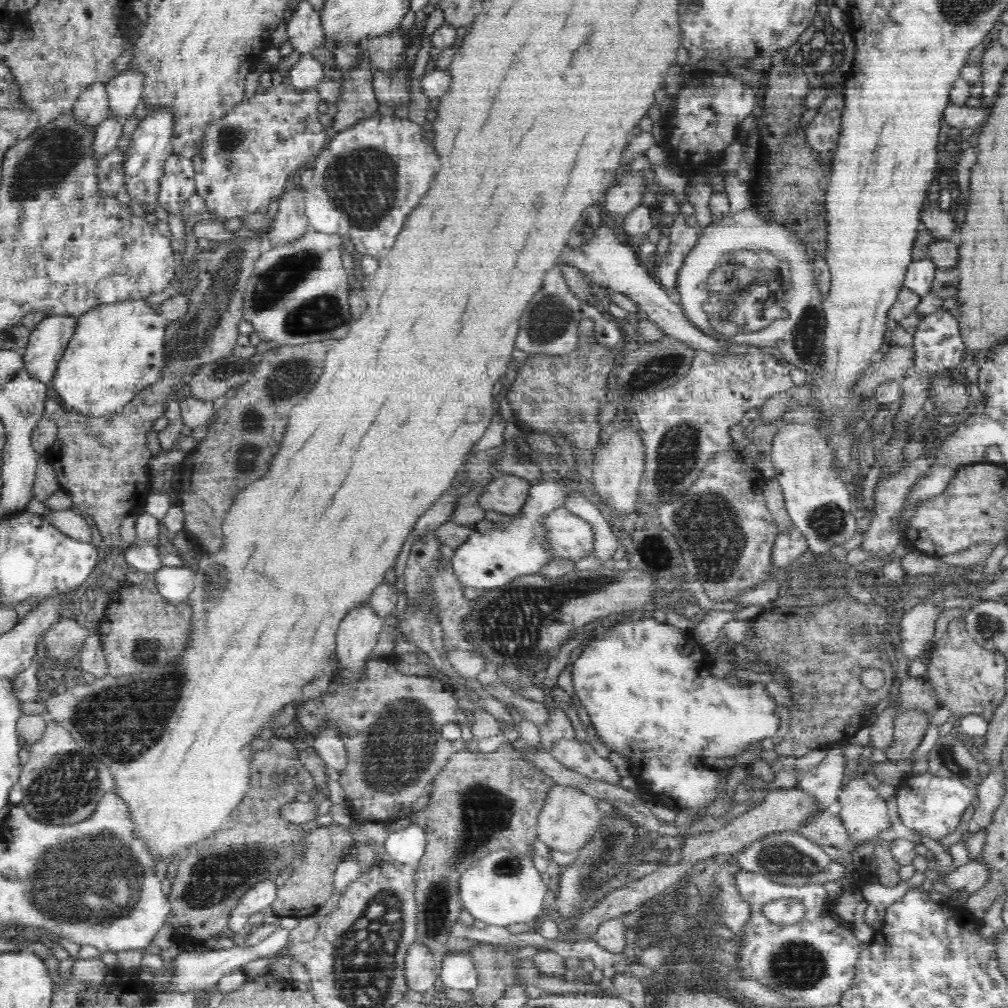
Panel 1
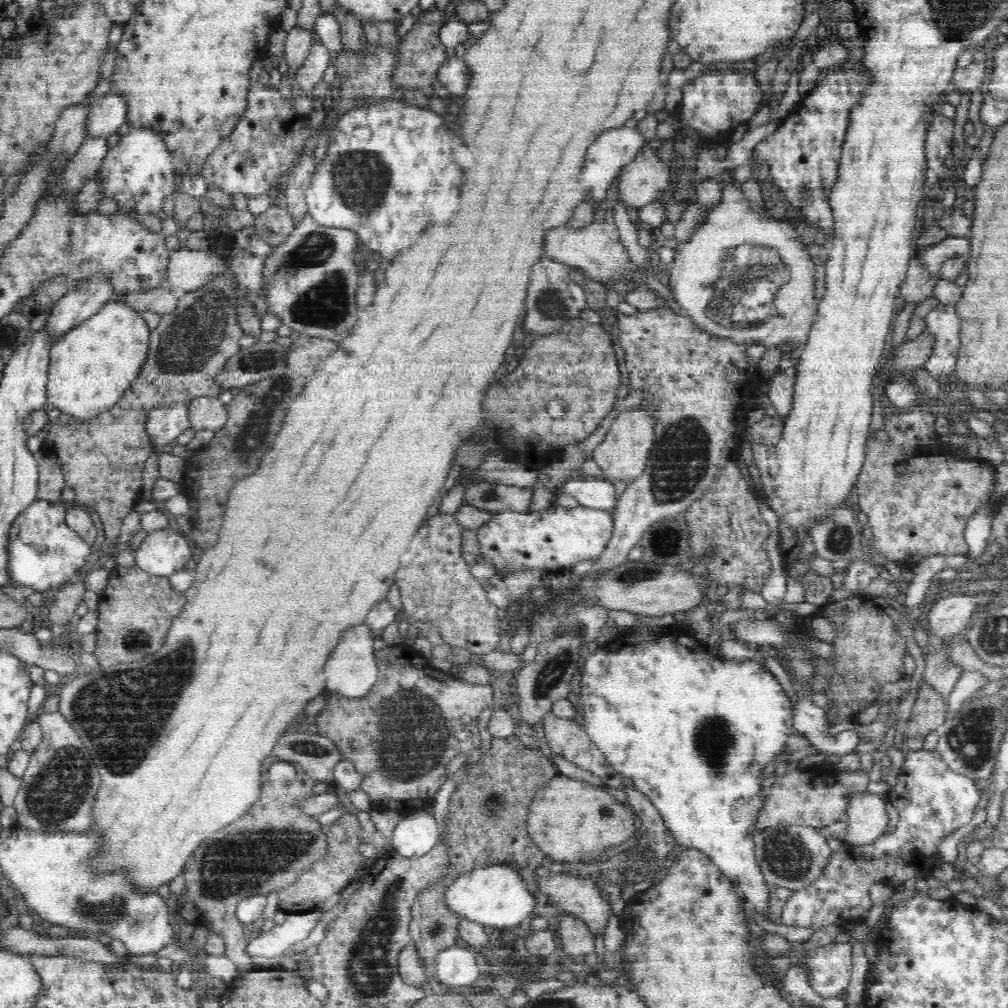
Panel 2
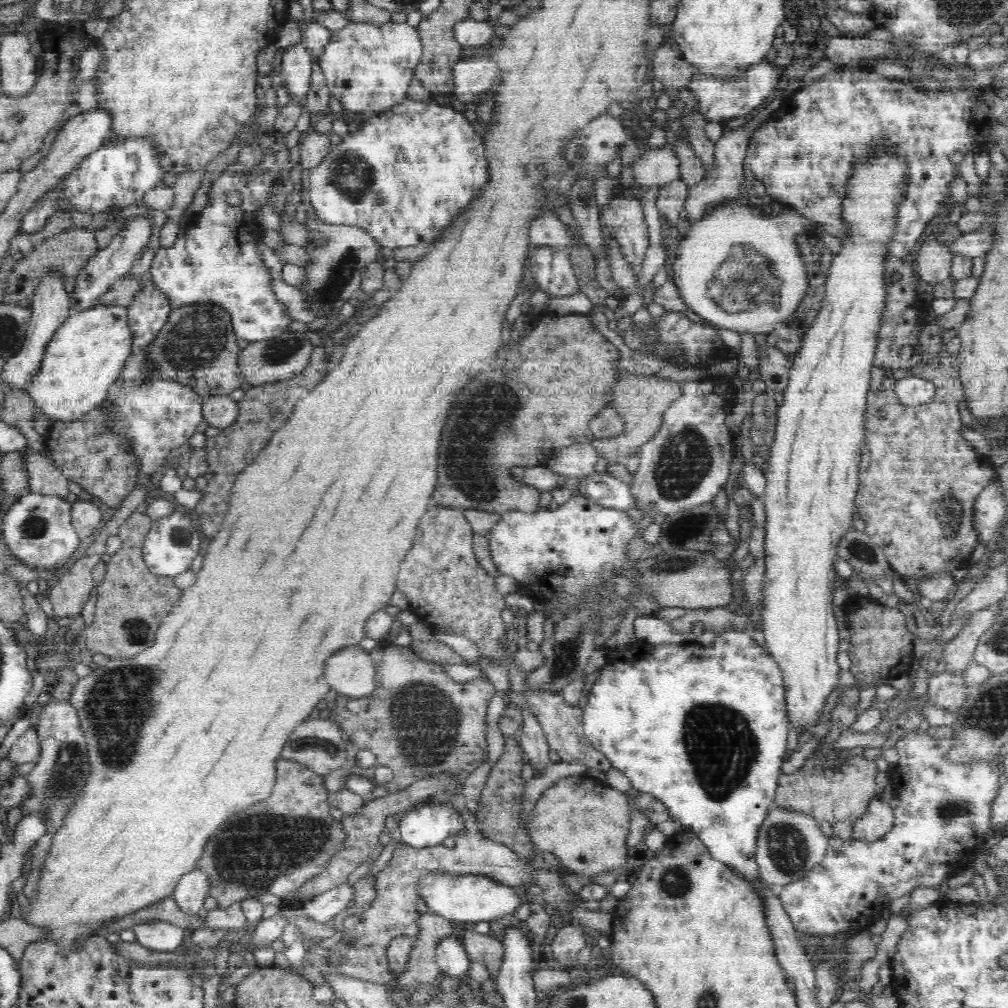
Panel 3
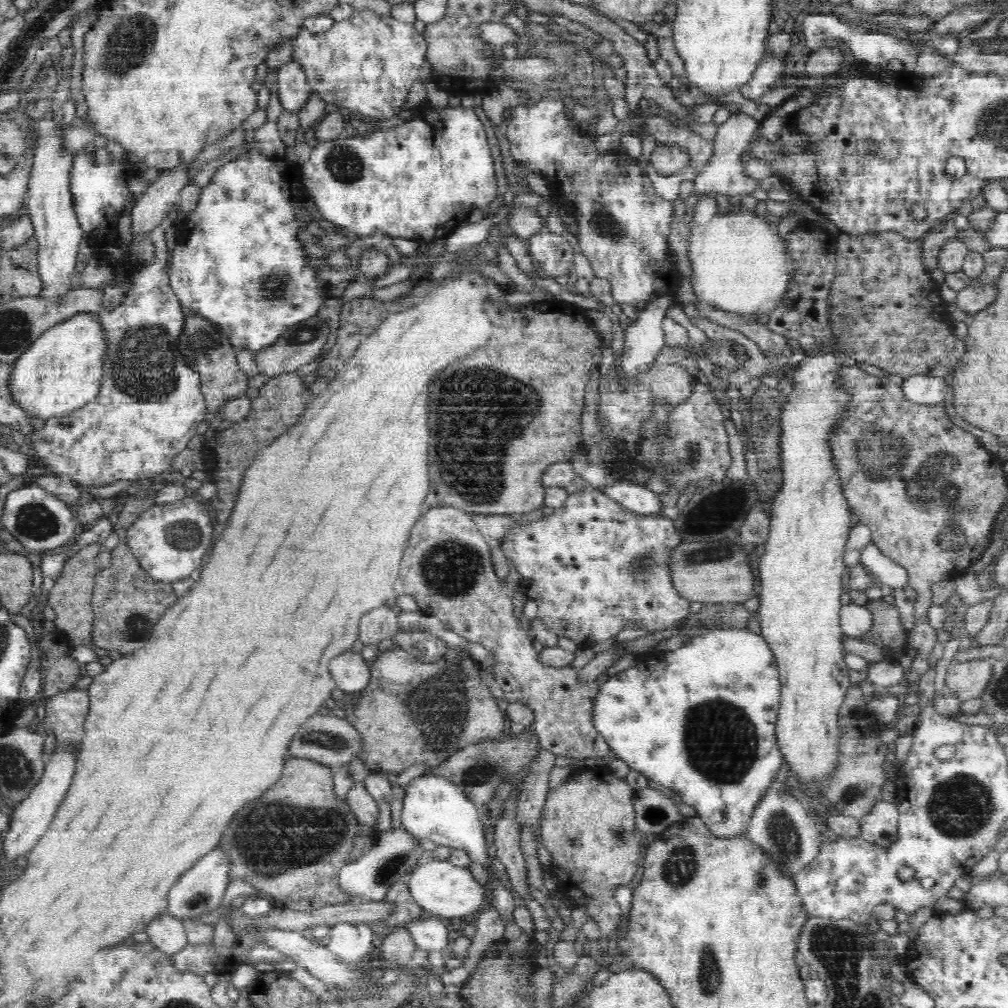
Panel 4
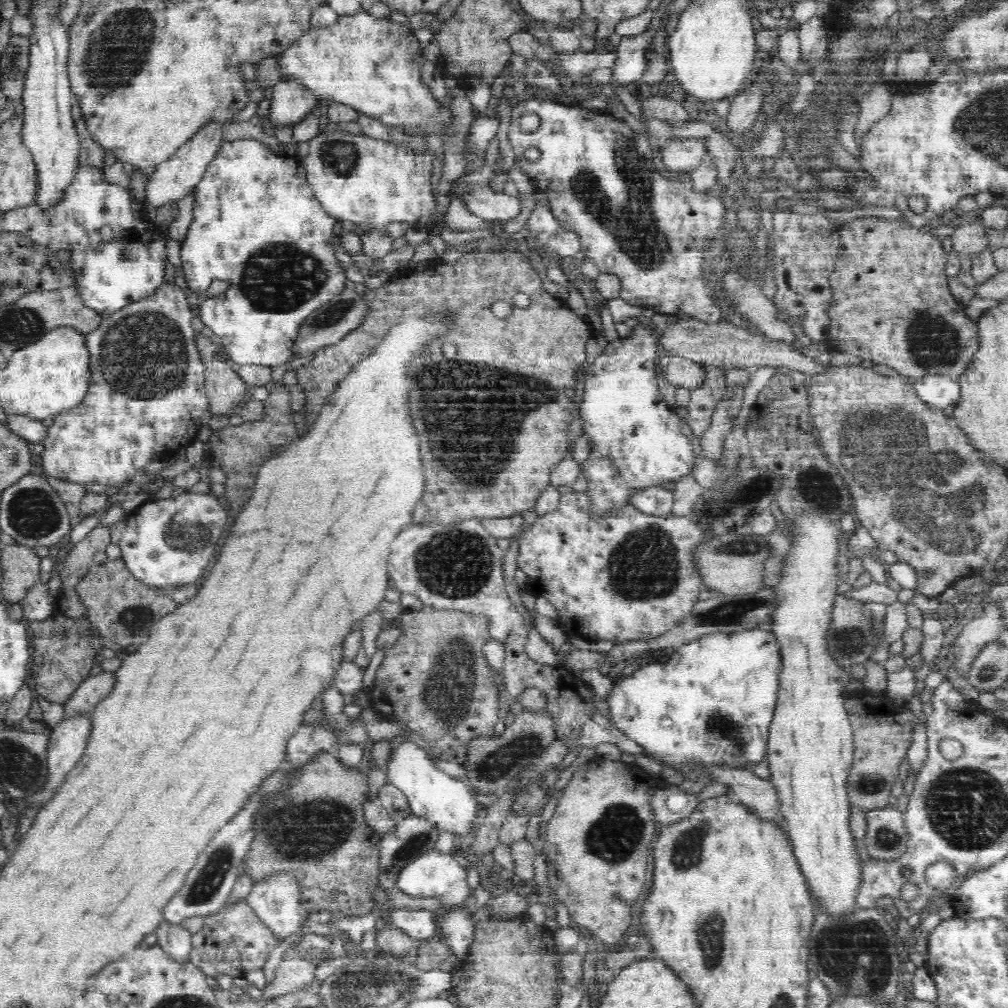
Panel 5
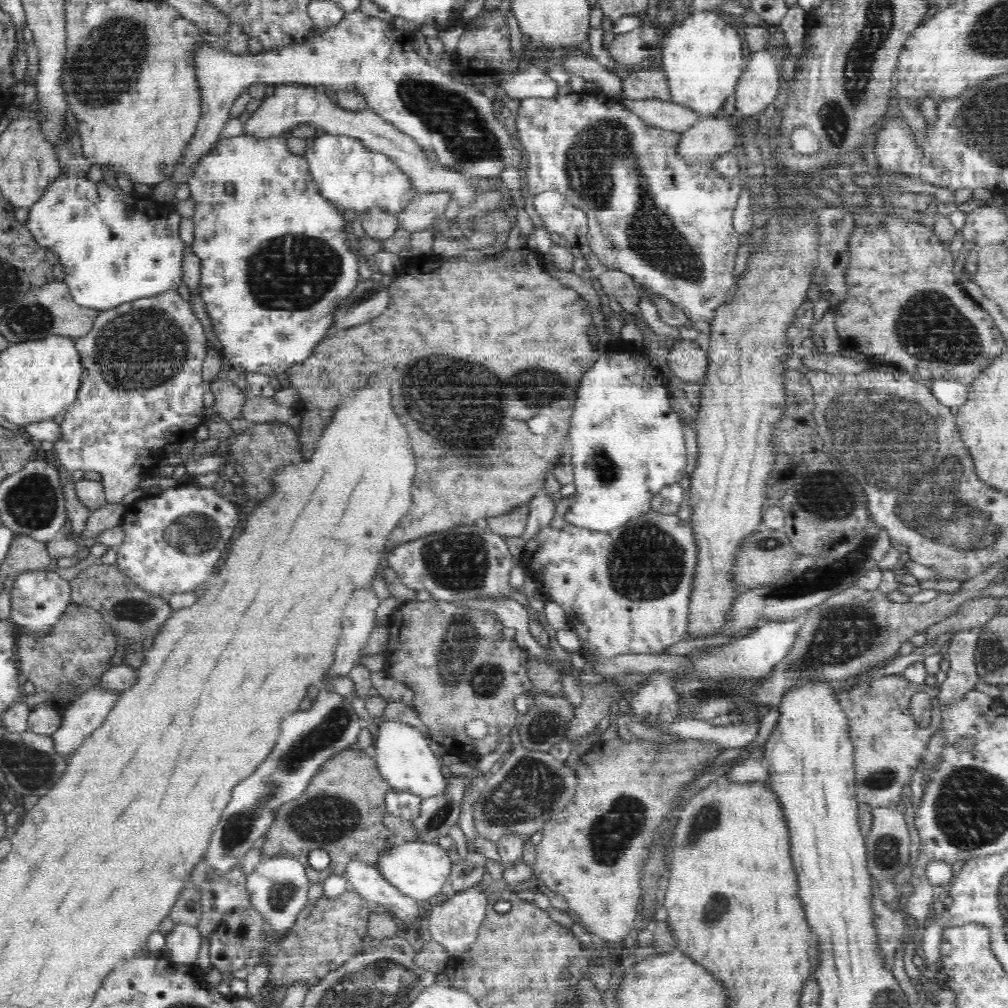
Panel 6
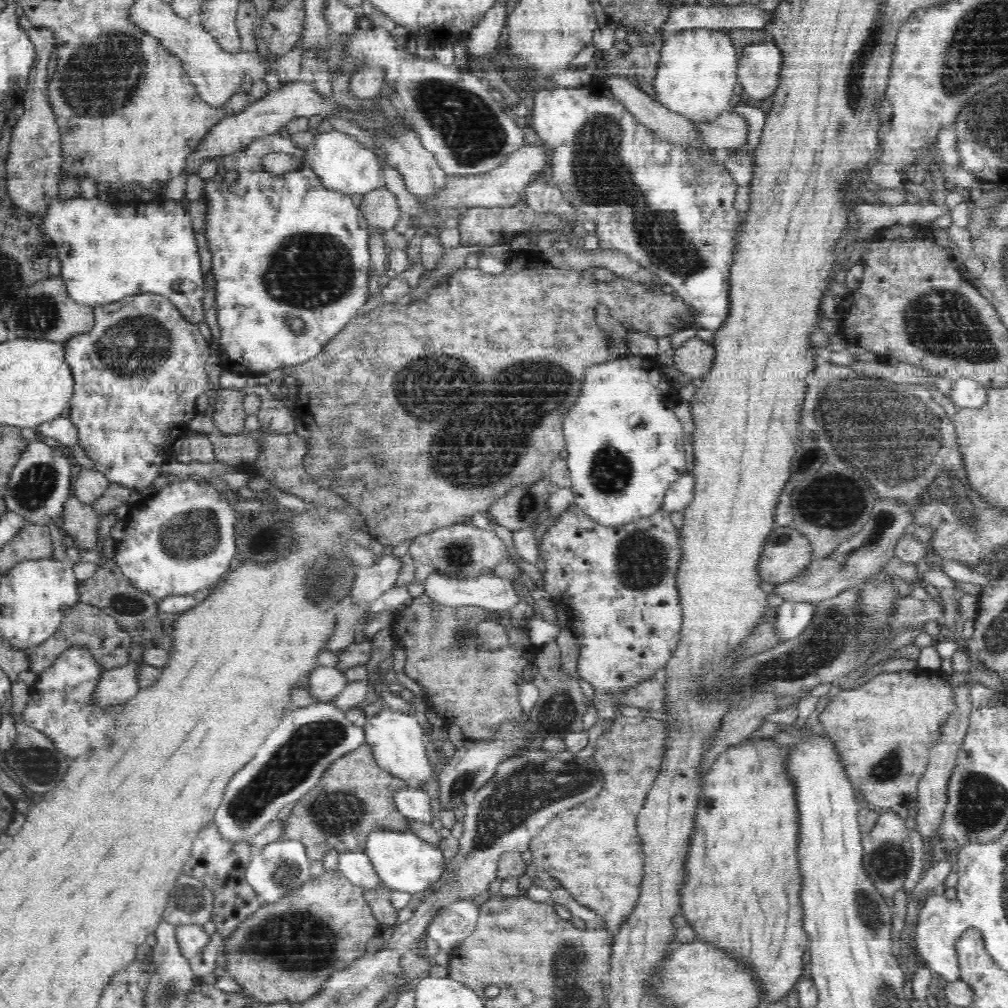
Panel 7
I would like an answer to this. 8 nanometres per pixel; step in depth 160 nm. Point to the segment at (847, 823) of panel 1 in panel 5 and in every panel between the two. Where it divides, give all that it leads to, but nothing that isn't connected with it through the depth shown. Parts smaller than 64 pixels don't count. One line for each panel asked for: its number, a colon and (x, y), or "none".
2: (867, 819)
3: (878, 819)
4: (880, 827)
5: (886, 838)

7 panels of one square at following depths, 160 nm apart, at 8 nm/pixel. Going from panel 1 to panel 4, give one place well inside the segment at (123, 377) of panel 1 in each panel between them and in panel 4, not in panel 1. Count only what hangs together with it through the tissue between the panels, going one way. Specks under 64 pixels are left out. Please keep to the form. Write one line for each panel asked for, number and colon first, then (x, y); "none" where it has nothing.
2: (89, 366)
3: (79, 366)
4: (61, 370)

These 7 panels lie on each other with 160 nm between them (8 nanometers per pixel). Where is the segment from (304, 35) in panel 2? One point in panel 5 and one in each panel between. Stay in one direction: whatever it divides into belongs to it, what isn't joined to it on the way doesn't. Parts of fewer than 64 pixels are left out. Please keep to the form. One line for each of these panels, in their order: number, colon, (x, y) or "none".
3: (296, 66)
4: (293, 88)
5: (291, 101)

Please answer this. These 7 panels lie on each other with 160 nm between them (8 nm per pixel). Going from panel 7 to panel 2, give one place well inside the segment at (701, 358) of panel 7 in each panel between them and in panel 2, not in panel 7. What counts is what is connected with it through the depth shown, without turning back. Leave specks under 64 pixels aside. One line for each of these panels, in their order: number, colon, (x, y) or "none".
2: (622, 455)
3: (641, 401)
4: (672, 384)
5: (678, 371)
6: (688, 361)

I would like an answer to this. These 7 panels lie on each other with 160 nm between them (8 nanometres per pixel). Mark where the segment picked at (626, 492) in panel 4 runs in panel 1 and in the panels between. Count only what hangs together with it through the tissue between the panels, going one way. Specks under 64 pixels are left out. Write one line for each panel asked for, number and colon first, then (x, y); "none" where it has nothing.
1: (484, 561)
2: (594, 492)
3: (604, 489)

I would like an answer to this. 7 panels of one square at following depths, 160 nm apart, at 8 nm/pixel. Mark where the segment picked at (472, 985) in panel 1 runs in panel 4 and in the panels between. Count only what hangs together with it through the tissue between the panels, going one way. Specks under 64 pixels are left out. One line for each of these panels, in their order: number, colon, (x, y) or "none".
2: (456, 966)
3: (452, 959)
4: (430, 934)

